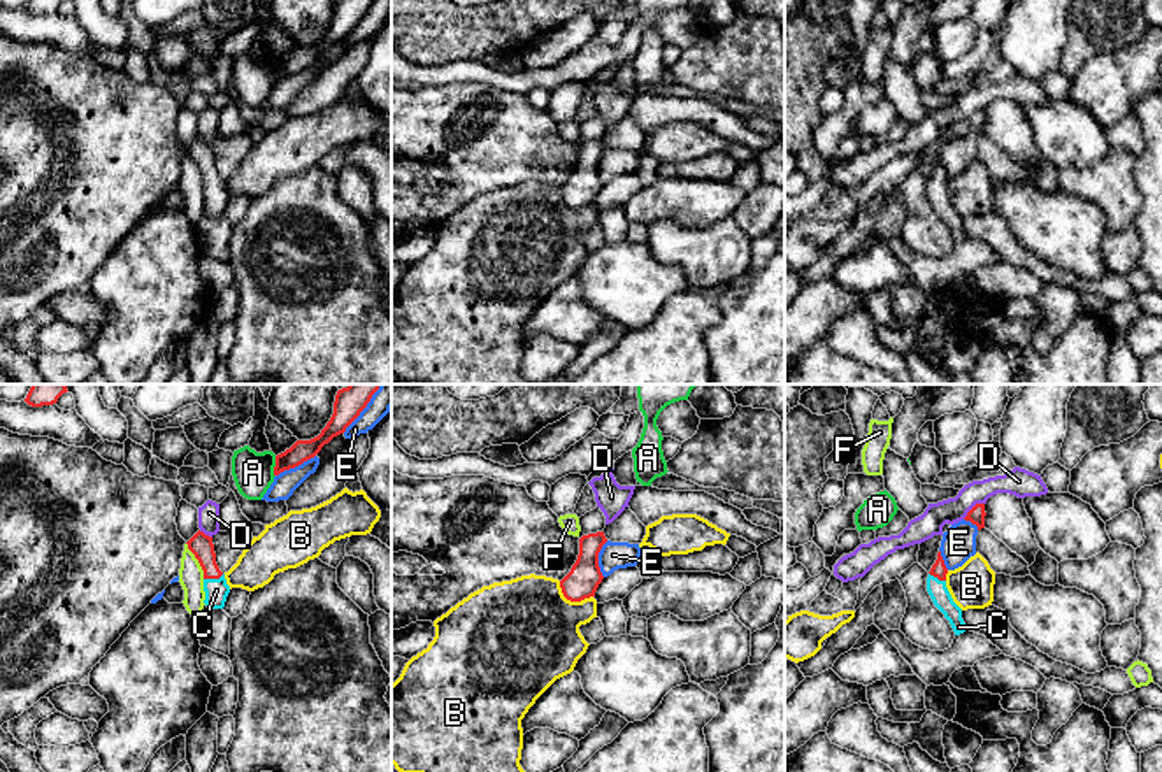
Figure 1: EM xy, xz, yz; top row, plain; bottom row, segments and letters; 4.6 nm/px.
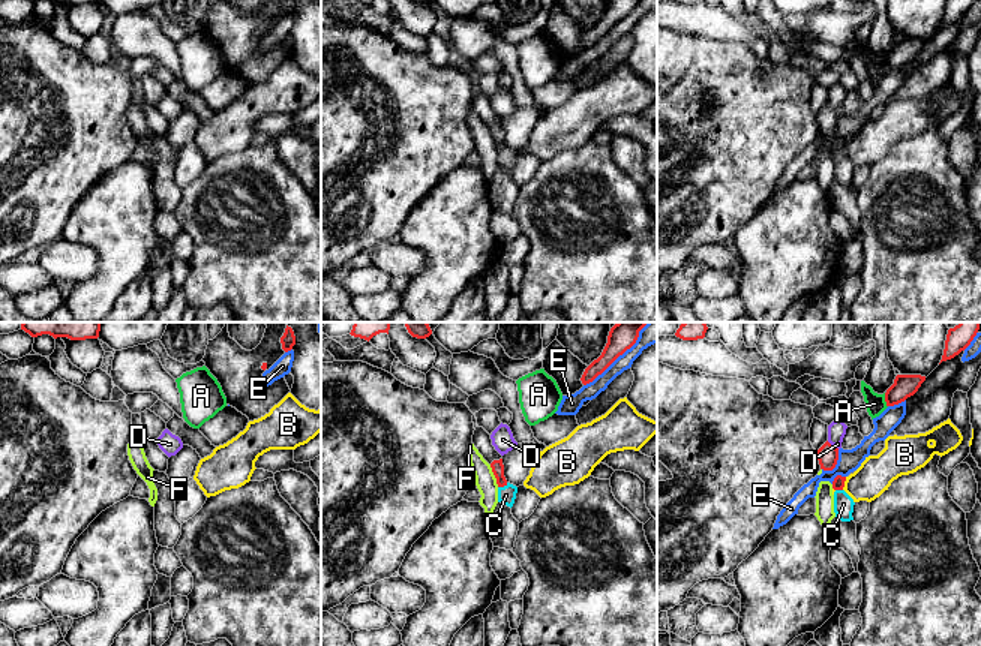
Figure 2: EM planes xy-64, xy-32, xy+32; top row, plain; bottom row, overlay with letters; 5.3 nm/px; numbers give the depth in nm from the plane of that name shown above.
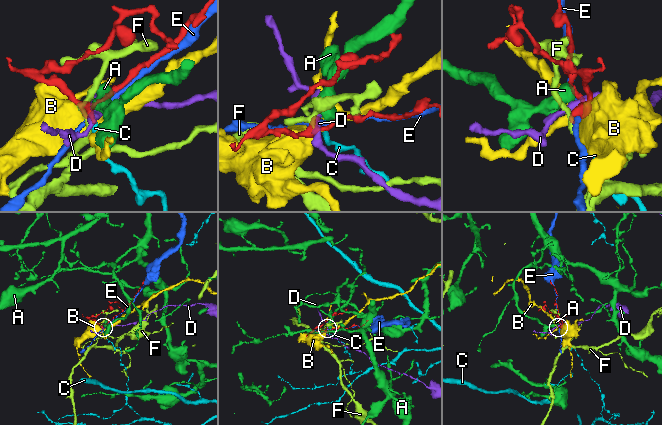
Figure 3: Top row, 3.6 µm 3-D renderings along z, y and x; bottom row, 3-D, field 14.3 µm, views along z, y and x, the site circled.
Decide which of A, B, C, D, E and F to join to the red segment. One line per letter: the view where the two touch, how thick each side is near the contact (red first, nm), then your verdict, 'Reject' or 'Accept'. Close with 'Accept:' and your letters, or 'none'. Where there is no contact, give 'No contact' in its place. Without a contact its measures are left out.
A: Touches red in xy. Thickness 100 nm (red) against 190 nm. Reject
B: Touches red in xz. Thickness 150 nm (red) against 480 nm. Reject
C: Touches red in xy. Thickness 110 nm (red) against 110 nm. Accept
D: Touches red in yz. Thickness 80 nm (red) against 130 nm. Reject
E: Touches red in xy. Thickness 130 nm (red) against 100 nm. Reject
F: Touches red in xy. Thickness 110 nm (red) against 110 nm. Reject
Accept: C

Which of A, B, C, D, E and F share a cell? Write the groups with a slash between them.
A / B / C / D / E / F

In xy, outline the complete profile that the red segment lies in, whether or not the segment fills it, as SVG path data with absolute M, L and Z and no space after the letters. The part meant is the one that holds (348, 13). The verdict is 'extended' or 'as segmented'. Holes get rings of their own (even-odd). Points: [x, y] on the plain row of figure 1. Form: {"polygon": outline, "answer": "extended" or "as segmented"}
{"polygon": "M337 0L334 21L321 40L311 47L297 47L290 56L276 63L274 82L295 75L314 65L325 51L346 39L346 35L367 14L374 0Z", "answer": "as segmented"}

